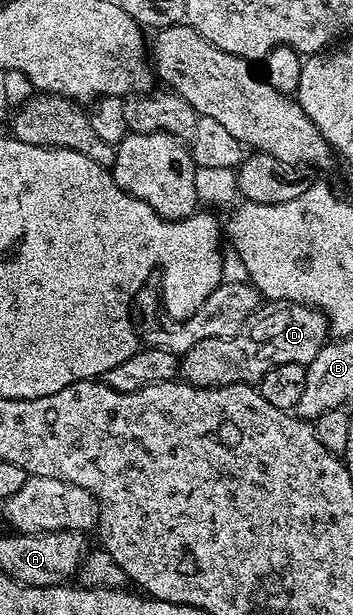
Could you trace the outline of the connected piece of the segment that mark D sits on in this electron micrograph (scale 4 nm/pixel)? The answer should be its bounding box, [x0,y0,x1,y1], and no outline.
[179,300,330,388]

